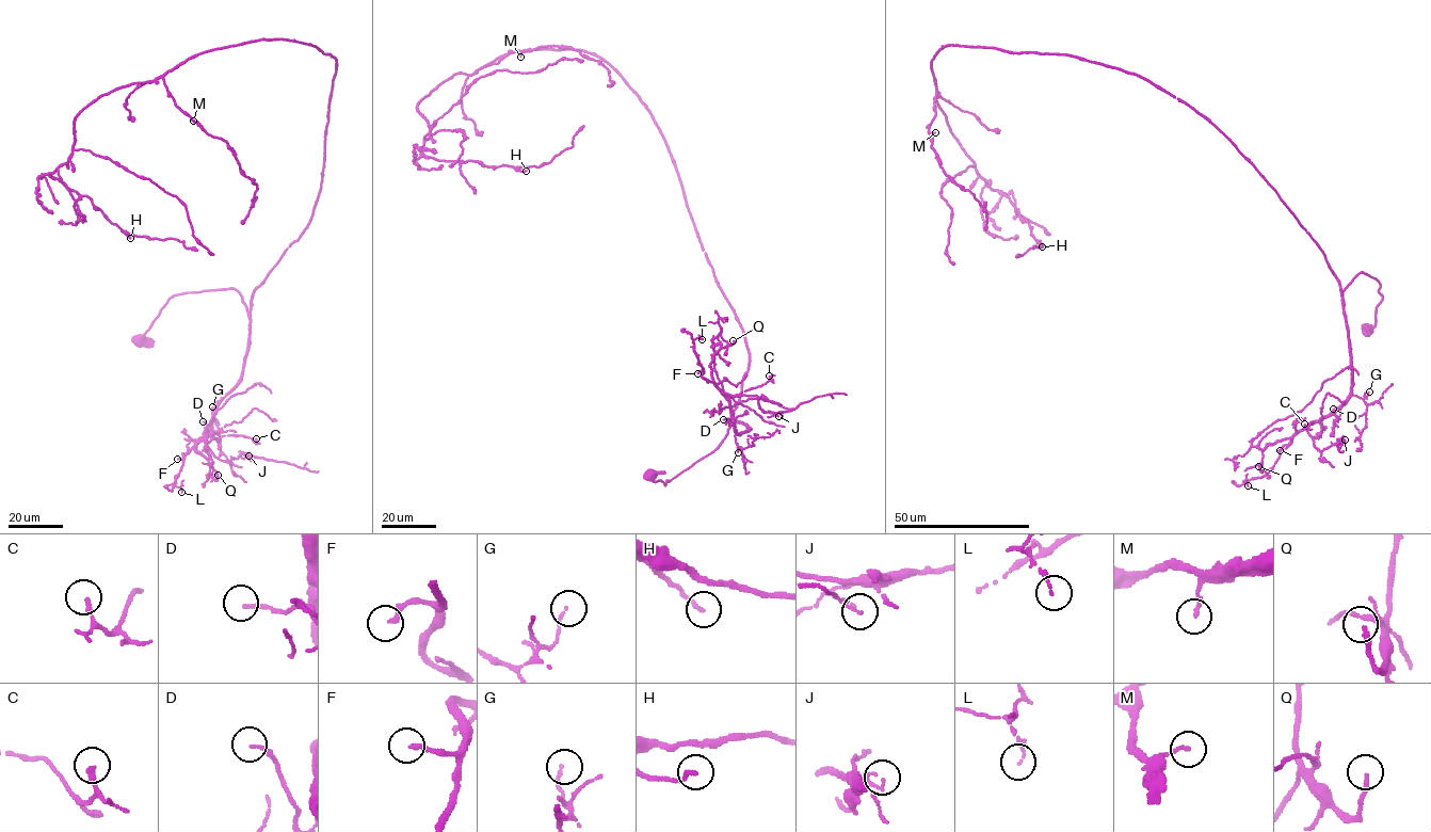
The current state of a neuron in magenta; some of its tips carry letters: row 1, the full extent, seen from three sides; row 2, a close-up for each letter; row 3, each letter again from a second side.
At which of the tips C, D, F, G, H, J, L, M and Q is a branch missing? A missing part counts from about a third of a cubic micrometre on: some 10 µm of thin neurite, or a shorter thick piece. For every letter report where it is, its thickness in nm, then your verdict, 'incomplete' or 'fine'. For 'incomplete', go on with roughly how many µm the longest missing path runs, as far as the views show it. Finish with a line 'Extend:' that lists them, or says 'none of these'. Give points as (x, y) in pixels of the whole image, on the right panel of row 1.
C: place (1304, 424); calibre 190 nm; fine
D: place (1333, 409); calibre 140 nm; fine
F: place (1280, 450); calibre 200 nm; incomplete; missing 9 µm
G: place (1369, 392); calibre 100 nm; fine
H: place (1042, 246); calibre 180 nm; fine
J: place (1345, 440); calibre 100 nm; fine
L: place (1248, 485); calibre 110 nm; fine
M: place (935, 132); calibre 160 nm; fine
Q: place (1258, 466); calibre 180 nm; incomplete; missing 20 µm
Extend: F, Q

